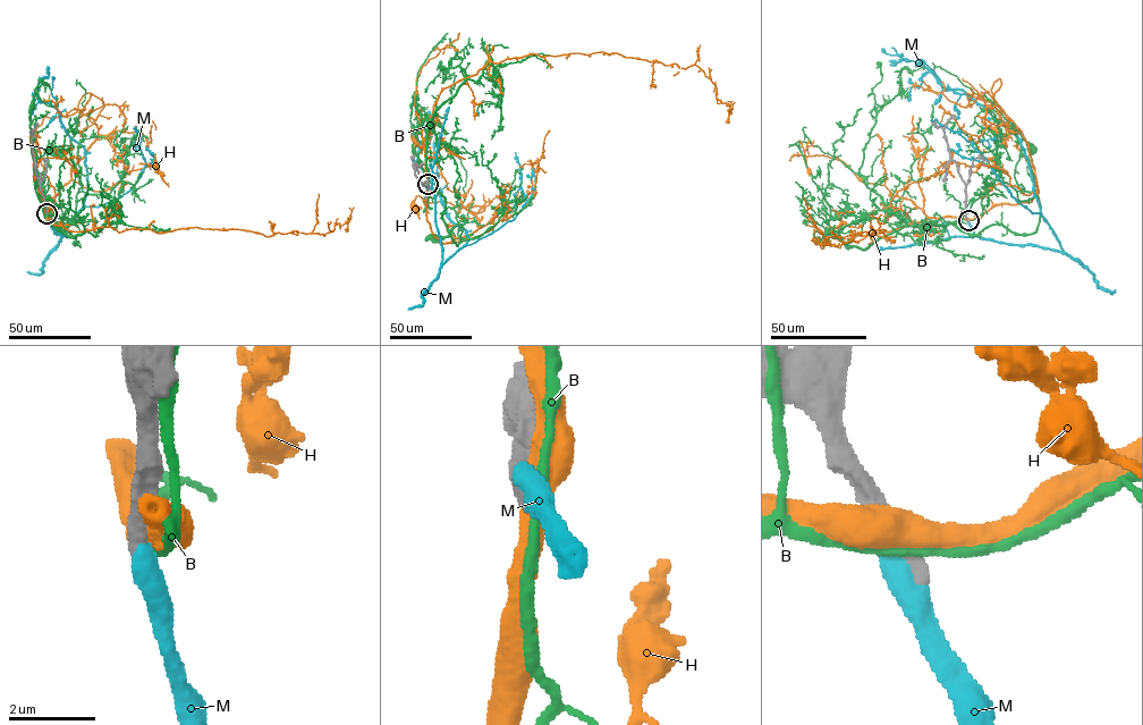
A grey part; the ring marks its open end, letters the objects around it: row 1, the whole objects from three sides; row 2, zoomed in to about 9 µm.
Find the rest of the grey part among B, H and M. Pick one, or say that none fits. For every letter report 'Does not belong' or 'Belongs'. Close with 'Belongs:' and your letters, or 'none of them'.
B: Does not belong
H: Does not belong
M: Belongs
Belongs: M

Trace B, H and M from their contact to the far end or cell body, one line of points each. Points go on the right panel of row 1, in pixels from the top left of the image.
B: (968, 220), (953, 222), (972, 234), (993, 225), (1036, 230), (1039, 199), (1014, 171), (1021, 141), (1030, 148)
H: (967, 219), (997, 204), (1029, 202), (1036, 192), (1029, 144), (993, 99), (999, 78), (982, 118), (996, 131)
M: (968, 220), (985, 238), (1061, 251), (1041, 215), (1021, 142), (963, 91), (946, 89), (925, 67), (881, 48)

